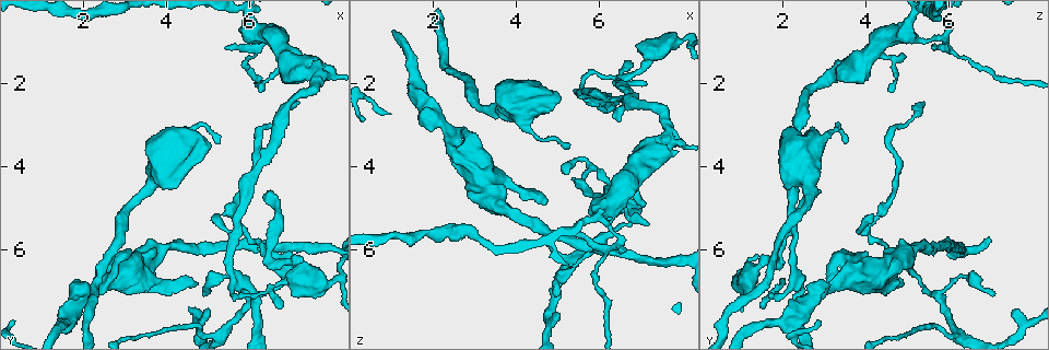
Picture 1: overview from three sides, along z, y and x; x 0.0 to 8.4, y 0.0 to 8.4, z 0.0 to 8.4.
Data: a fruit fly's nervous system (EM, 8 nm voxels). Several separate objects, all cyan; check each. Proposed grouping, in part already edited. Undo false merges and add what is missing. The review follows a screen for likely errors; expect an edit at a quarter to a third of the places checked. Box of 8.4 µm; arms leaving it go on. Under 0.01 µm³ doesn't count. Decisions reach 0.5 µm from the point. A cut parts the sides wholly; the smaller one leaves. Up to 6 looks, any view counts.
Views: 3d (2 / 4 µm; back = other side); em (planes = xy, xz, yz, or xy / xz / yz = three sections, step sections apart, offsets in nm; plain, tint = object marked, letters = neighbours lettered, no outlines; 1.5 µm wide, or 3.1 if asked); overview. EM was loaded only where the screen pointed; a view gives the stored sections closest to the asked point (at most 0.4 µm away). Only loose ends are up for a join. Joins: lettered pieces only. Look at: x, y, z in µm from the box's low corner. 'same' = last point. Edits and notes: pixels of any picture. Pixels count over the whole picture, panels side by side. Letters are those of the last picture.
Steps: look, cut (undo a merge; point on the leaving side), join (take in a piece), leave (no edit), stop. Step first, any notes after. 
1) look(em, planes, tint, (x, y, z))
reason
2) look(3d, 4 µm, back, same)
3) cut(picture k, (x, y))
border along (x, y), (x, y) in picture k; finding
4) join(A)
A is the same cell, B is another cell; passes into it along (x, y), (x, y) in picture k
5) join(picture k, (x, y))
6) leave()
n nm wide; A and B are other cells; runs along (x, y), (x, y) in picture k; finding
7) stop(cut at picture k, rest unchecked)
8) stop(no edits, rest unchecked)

look(3d, 4 µm, back, (7.10, 6.30, 1.50))
thick turns thin

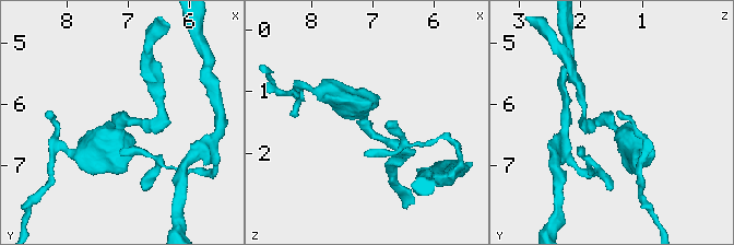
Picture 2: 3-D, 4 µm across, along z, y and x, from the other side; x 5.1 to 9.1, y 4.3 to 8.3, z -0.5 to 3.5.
look(em, yz, step 8, letters, (7.15, 6.30, 1.50))
need the tissue

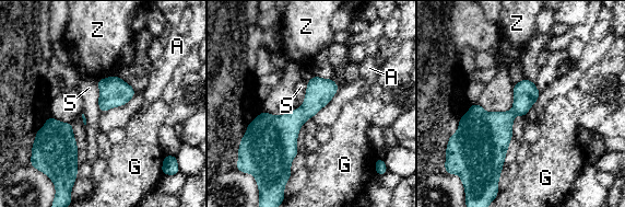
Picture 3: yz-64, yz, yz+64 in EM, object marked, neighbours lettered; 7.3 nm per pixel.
leave()
A, G, S and Z are other cells; border along (96, 80), (98, 110), (101, 112) in picture 3; continuous, no second neuron

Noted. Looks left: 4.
look(em, planes, letters, (6.50, 4.60, 2.95))
free end

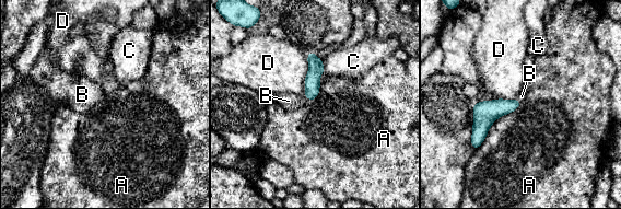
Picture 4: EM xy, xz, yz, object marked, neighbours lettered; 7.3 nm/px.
join(B)
B is the same cell, A, C and D are other cells; it goes on there

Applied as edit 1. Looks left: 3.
look(3d, 2 µm, (5.20, 3.45, 3.45))

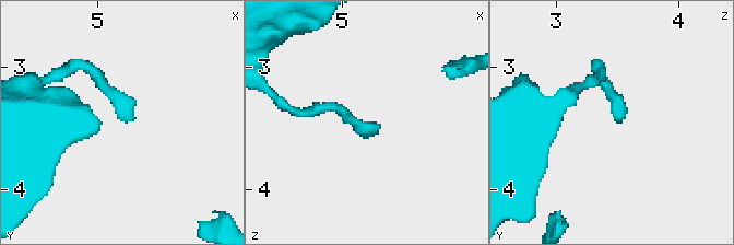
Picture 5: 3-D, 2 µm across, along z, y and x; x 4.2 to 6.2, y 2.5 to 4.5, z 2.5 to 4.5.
look(em, planes, tint, (5.26, 3.42, 3.48))

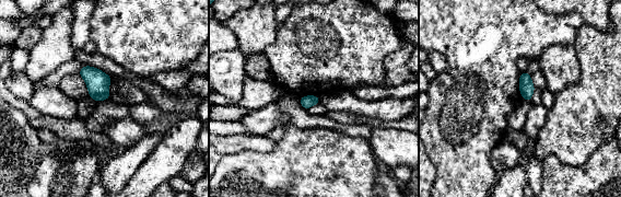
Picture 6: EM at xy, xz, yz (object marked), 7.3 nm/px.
look(em, planes, letters, same)

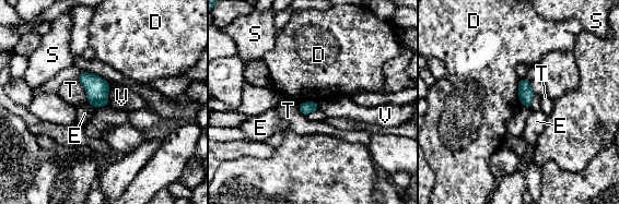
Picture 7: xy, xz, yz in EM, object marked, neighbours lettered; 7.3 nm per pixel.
leave()
D, E, S, T and V are other cells; border along (518, 80), (517, 96), (522, 105) in picture 7; none of them fits

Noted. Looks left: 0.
stop(join at picture 4, rest unchecked)

